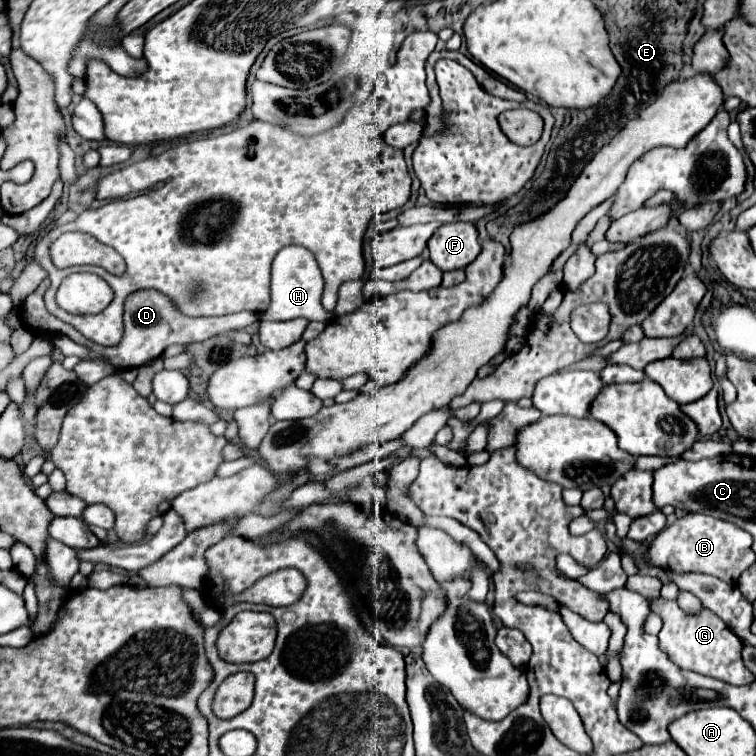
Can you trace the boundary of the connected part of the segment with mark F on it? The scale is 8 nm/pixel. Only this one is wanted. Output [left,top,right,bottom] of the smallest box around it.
[428,223,480,271]

